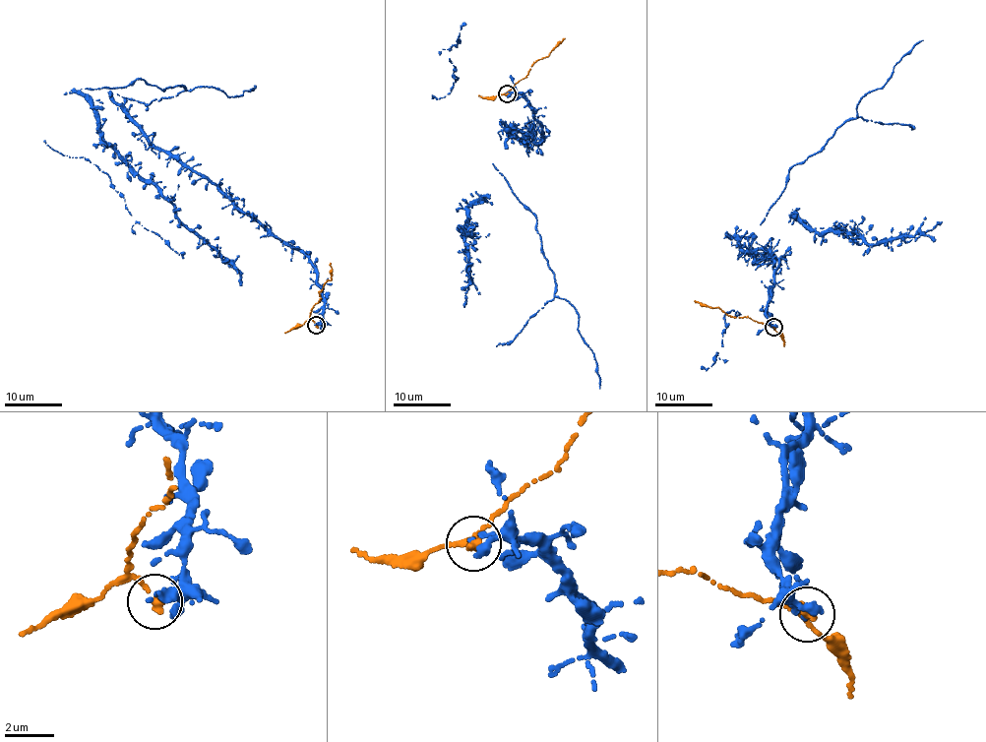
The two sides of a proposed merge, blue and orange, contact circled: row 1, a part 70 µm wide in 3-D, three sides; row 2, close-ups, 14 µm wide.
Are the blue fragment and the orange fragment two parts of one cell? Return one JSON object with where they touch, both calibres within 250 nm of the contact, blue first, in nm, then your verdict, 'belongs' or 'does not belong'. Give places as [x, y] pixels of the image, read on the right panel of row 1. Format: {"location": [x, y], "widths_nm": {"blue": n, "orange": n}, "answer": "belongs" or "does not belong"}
{"location": [773, 327], "widths_nm": {"blue": 180, "orange": 340}, "answer": "does not belong"}

